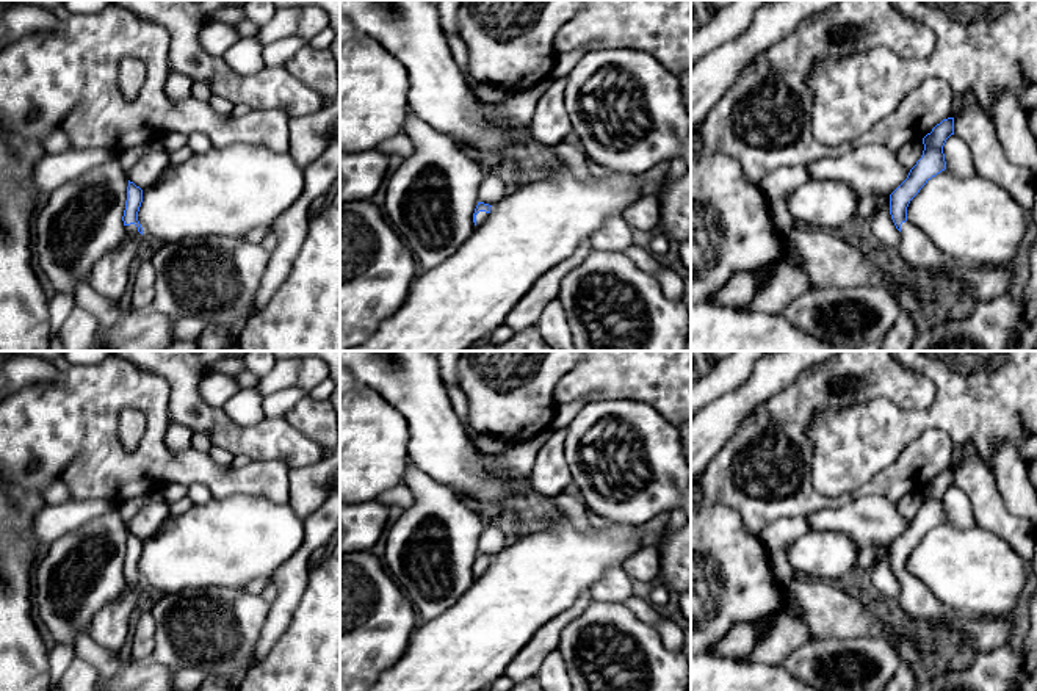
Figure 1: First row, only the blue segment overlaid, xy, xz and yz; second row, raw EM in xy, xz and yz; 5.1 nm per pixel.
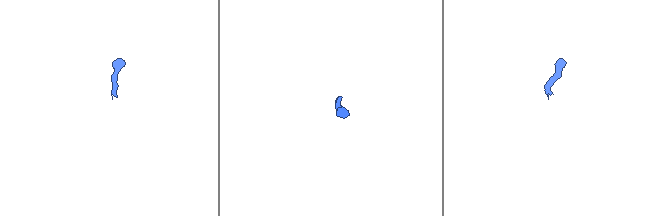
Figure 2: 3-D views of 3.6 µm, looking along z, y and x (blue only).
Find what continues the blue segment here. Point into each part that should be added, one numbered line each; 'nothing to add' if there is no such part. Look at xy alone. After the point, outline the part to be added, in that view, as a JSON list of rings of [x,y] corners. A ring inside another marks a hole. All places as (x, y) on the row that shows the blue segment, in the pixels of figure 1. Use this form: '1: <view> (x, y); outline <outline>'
1: xy (110, 278); outline [[[135,224],[125,226],[128,241],[103,255],[92,268],[89,284],[102,296],[117,302],[130,284],[130,265],[136,259],[141,233]]]

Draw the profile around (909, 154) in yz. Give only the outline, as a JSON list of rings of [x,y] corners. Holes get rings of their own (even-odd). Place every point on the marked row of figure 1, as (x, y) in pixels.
[[[913,141],[910,144],[905,144],[898,152],[898,160],[904,168],[912,169],[916,165],[916,161],[921,158],[923,150],[924,150],[923,141]]]

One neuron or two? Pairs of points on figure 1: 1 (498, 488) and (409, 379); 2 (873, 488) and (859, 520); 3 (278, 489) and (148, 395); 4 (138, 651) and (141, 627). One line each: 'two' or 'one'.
1: one
2: two
3: one
4: one

